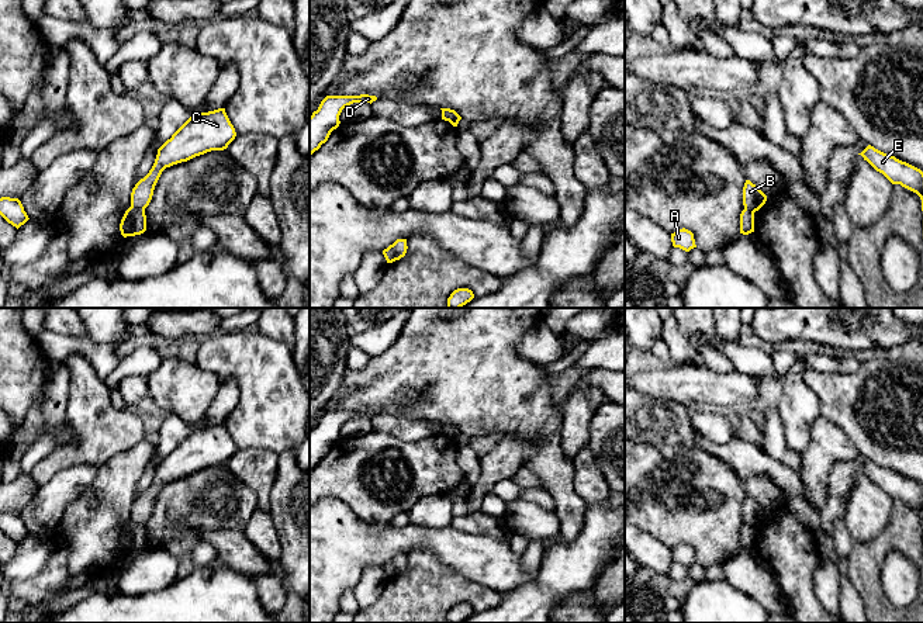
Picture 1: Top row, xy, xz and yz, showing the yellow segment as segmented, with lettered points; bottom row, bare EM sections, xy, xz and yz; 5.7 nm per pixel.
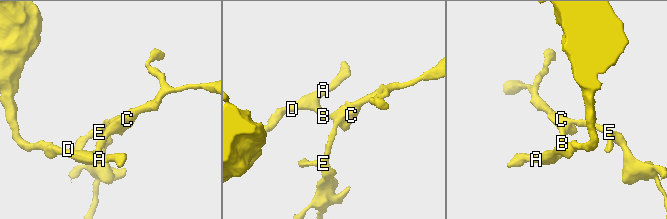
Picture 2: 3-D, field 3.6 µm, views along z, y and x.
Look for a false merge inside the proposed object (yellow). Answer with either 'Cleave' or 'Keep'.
Cleave

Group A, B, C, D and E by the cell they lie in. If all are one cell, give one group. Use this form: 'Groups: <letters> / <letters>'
Groups: A D / B C E

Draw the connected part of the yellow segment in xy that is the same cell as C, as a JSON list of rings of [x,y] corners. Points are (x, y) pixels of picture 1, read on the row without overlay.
[[[225,423],[190,432],[172,453],[158,464],[152,484],[132,503],[131,522],[145,526],[152,515],[155,501],[166,482],[187,477],[211,465],[224,465],[235,451],[235,443]]]

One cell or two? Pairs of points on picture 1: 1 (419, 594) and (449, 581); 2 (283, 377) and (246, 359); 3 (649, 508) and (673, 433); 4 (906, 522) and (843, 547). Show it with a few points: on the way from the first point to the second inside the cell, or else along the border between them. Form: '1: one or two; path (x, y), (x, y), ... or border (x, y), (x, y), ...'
1: one; path (427, 591), (442, 587)
2: one; path (275, 377), (270, 377), (255, 362)
3: two; border (639, 442), (656, 446), (692, 443)
4: two; border (854, 542), (847, 556)

